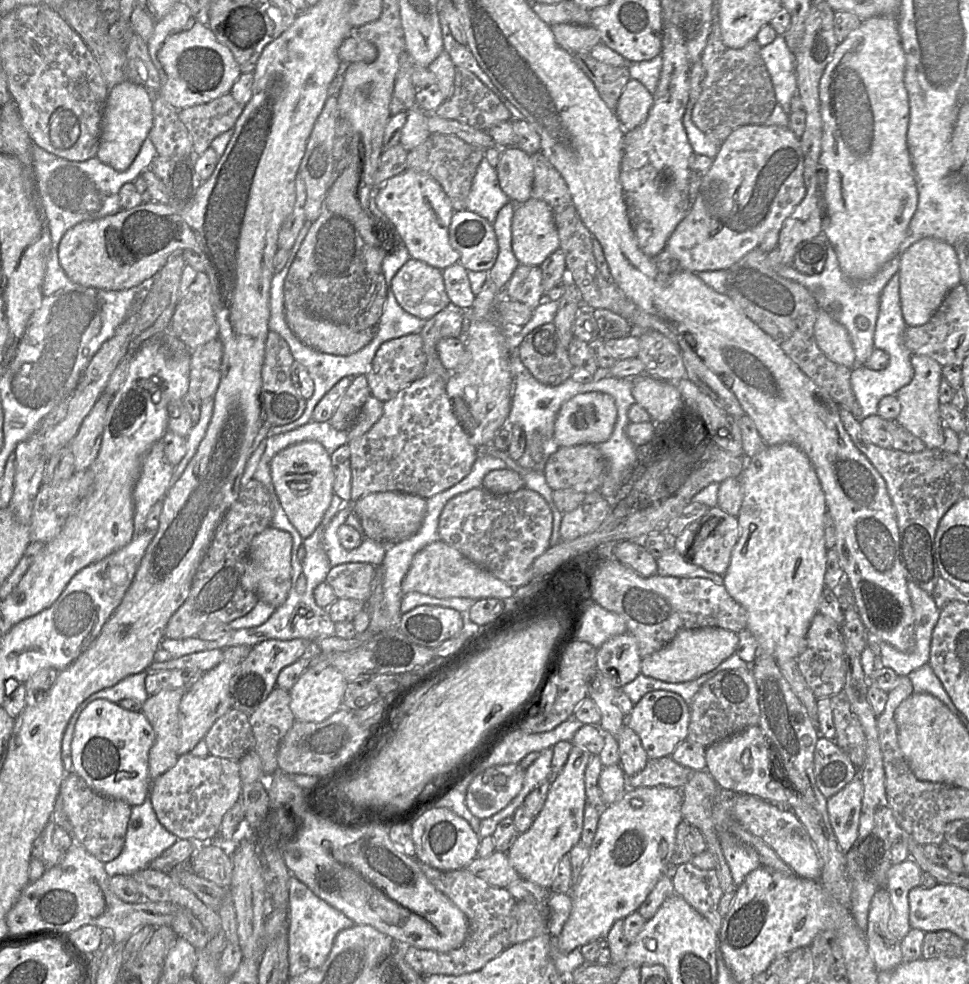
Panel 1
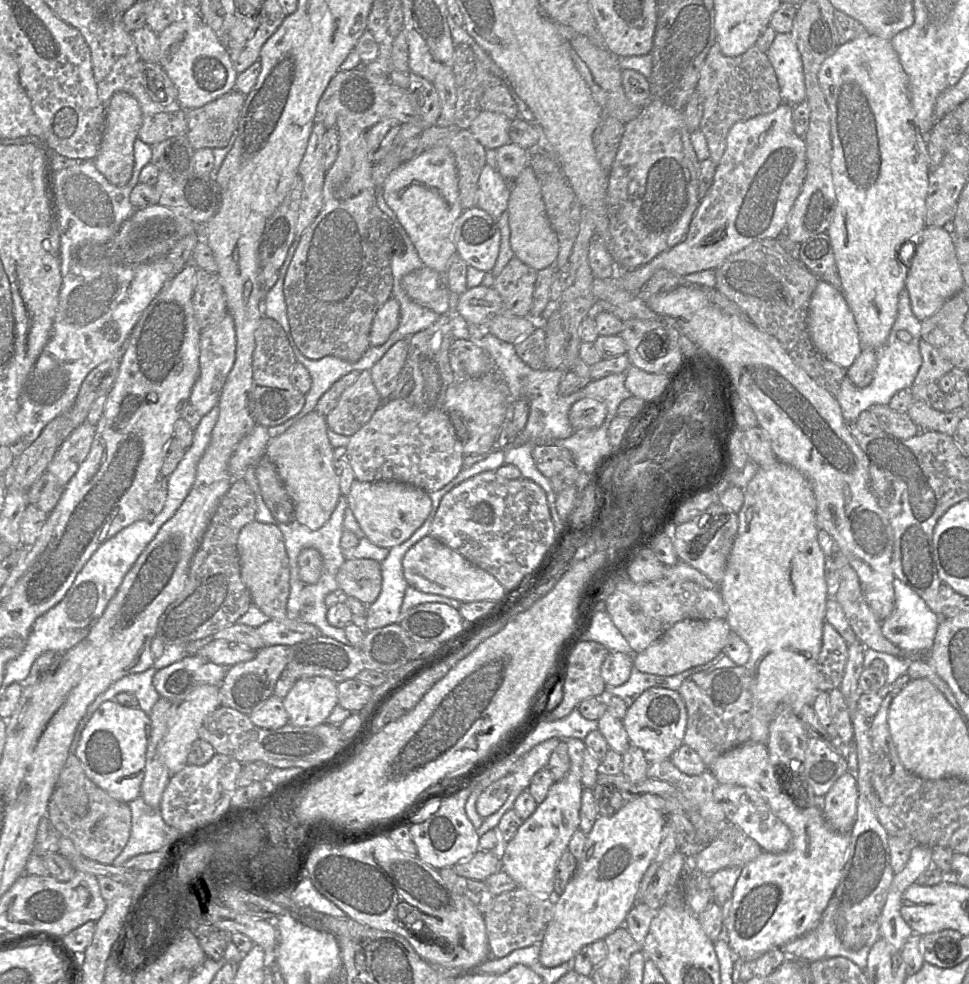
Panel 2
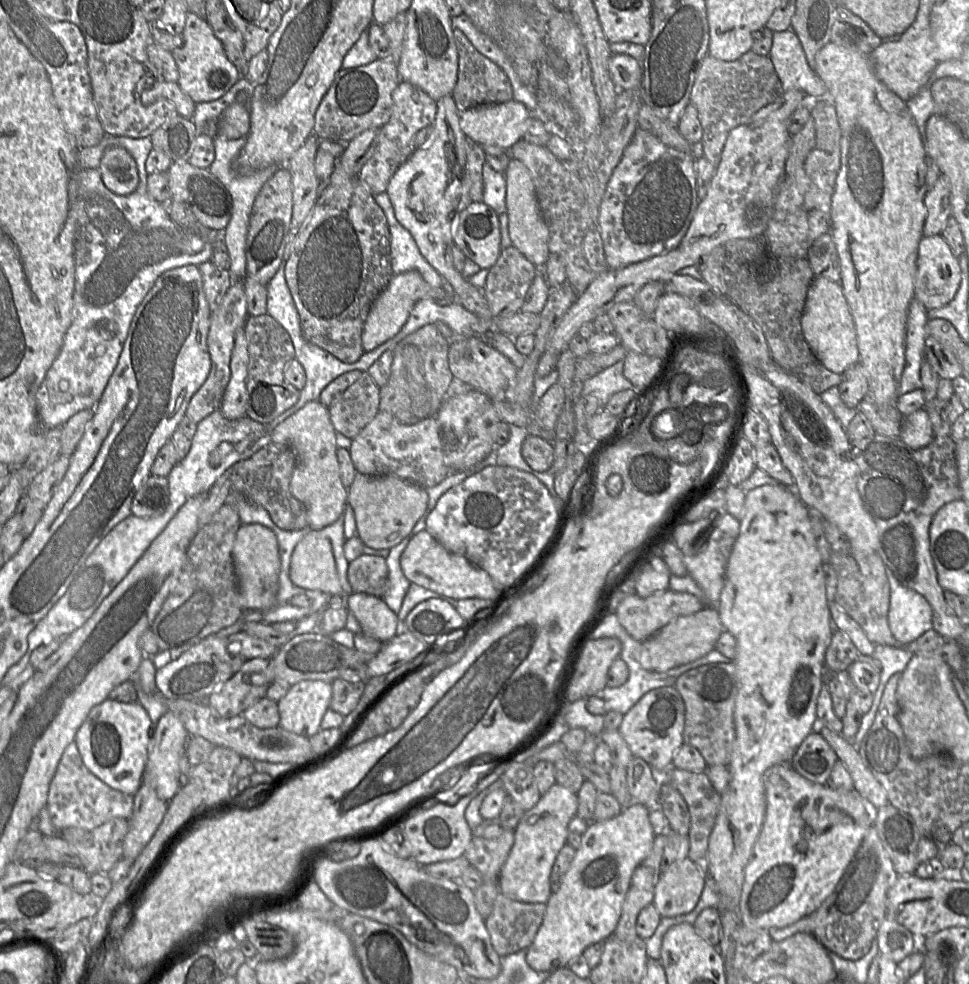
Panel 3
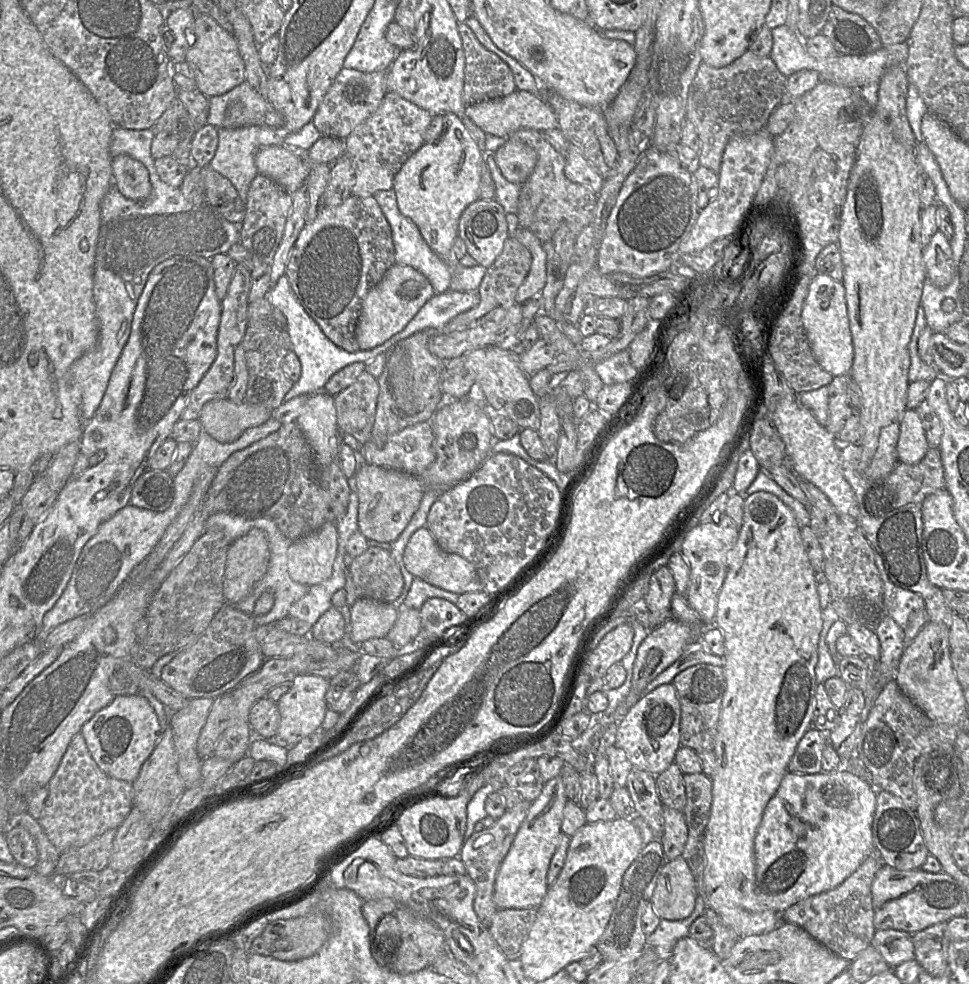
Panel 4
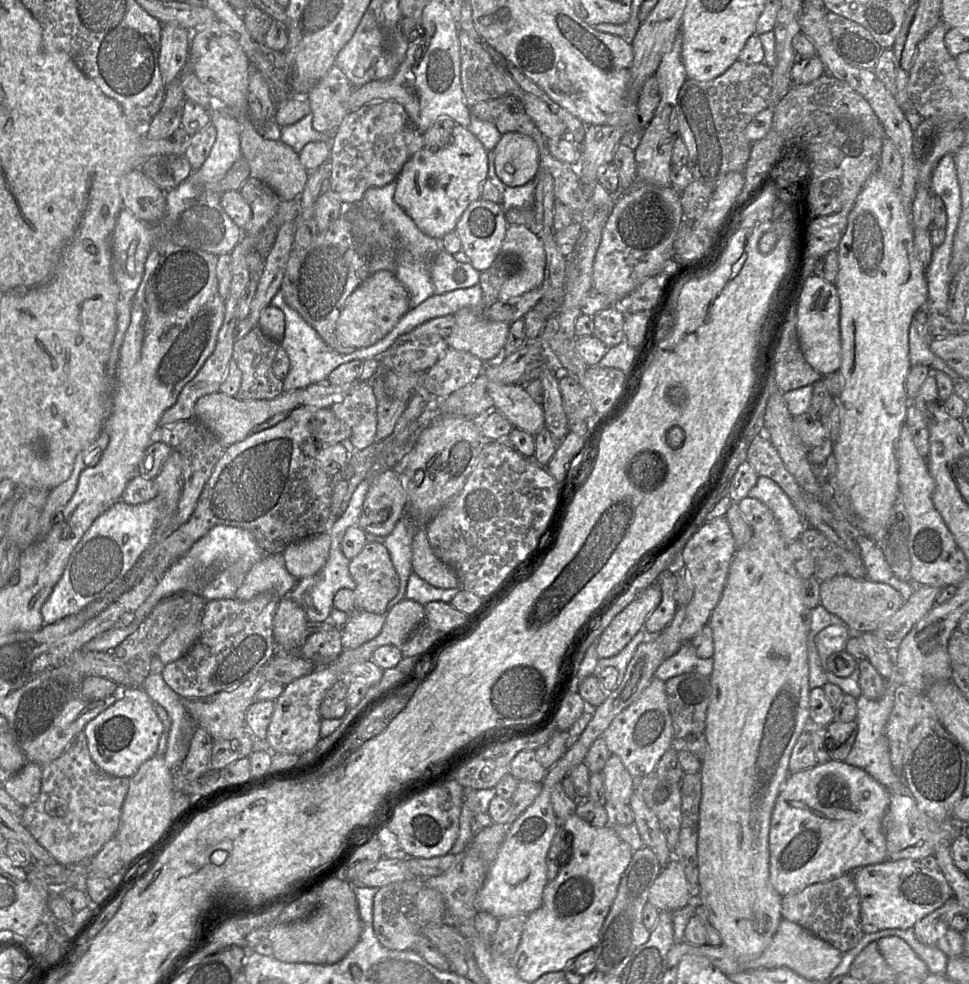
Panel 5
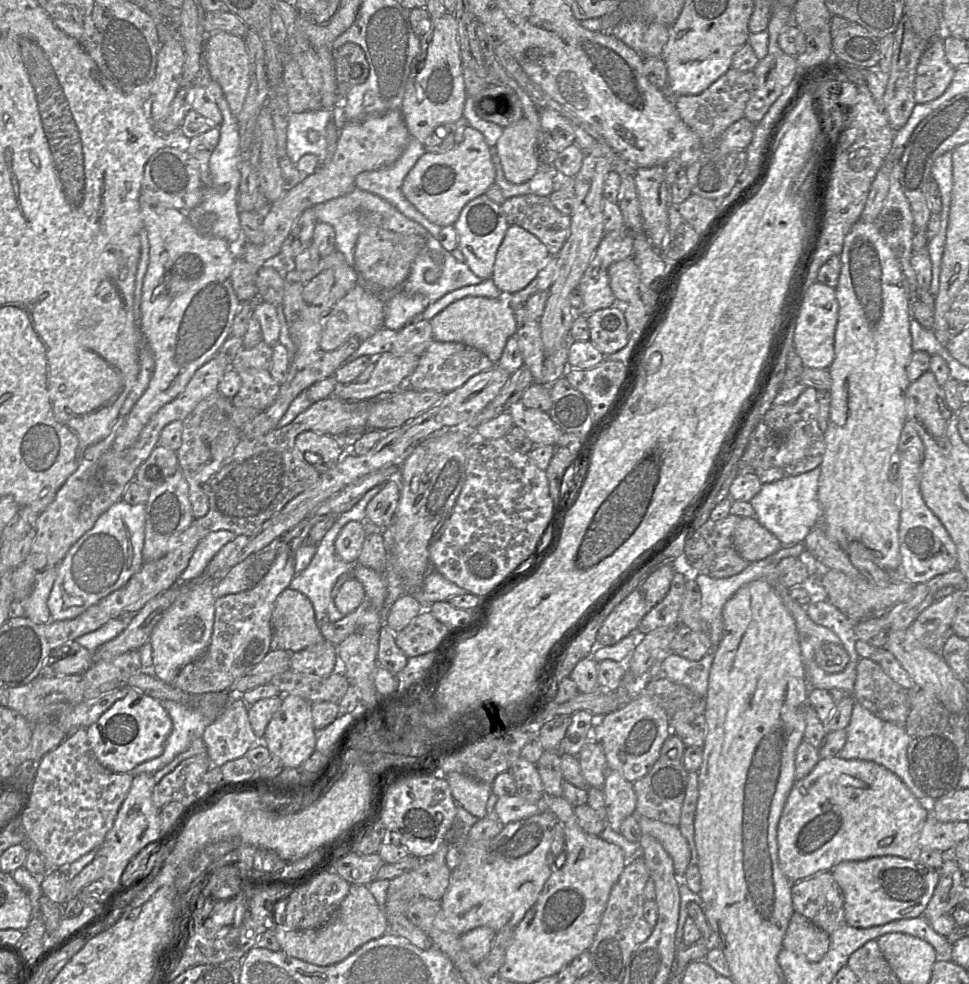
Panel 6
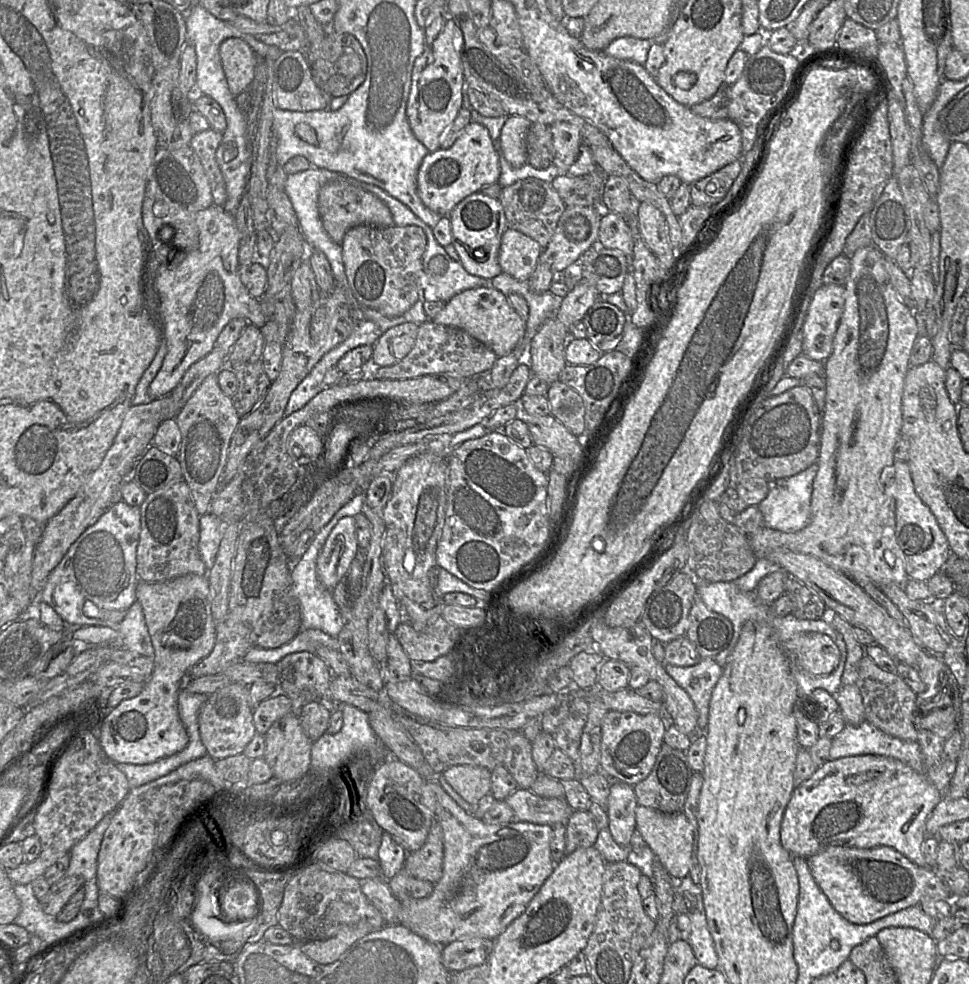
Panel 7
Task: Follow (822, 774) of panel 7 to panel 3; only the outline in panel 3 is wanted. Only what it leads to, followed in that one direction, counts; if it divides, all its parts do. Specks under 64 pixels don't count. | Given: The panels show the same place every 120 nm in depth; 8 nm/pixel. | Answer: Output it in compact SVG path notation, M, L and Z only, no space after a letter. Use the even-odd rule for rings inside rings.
M789 763L775 764L763 775L766 796L764 822L744 870L739 905L740 922L751 929L788 926L814 912L833 892L853 859L877 809L855 789L844 790L814 783L792 768Z

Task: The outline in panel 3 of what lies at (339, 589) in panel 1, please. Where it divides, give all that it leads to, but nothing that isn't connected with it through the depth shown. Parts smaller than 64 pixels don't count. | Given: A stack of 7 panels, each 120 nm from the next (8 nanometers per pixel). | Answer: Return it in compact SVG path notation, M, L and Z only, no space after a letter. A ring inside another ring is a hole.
M362 554L349 563L347 578L353 593L365 593L383 598L389 584L386 559Z

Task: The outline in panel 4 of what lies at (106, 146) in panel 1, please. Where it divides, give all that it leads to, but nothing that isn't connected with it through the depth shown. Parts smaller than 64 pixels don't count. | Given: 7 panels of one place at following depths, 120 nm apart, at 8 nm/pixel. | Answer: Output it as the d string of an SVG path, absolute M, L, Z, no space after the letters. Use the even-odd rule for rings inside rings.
M127 154L112 158L113 185L126 198L144 201L151 196L152 185L147 168Z

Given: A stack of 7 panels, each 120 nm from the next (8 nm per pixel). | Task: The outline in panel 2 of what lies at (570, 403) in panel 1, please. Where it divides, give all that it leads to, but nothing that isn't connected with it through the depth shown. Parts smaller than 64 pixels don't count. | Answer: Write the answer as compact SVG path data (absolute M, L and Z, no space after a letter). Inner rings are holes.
M583 398L575 402L569 411L569 421L575 431L599 428L607 414L603 402L594 398Z

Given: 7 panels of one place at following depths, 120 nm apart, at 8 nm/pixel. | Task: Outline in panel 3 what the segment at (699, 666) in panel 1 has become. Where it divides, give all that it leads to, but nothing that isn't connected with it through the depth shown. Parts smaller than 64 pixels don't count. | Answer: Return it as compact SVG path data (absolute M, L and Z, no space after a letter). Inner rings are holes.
M705 606L694 614L672 620L652 637L642 642L639 663L643 669L650 672L666 672L695 661L715 649L715 644L723 630L716 607Z

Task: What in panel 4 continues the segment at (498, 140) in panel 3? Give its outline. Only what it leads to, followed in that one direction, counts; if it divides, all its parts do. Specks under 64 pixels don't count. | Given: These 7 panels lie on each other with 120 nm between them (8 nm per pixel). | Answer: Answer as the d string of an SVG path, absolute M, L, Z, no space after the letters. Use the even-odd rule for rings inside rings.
M515 90L502 98L484 100L466 106L465 115L470 118L485 134L509 137L519 129L527 128L539 132L558 128L557 118L551 107L540 95L523 90Z

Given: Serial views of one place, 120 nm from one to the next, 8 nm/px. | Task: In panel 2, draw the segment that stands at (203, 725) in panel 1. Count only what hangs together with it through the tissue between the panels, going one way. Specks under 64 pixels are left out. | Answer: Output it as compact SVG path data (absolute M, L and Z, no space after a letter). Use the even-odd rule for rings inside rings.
M208 684L201 685L184 698L172 702L168 713L168 730L160 744L160 754L171 776L188 765L188 754L192 744L199 739L199 729L203 721L220 706L220 686Z

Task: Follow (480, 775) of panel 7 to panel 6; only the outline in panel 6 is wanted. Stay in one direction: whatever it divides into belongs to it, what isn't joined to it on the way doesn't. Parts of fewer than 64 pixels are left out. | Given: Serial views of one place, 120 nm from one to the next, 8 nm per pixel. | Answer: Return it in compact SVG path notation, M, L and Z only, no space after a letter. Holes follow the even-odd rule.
M451 772L445 776L455 802L473 816L487 816L487 802L492 793L492 784L481 782L470 776Z

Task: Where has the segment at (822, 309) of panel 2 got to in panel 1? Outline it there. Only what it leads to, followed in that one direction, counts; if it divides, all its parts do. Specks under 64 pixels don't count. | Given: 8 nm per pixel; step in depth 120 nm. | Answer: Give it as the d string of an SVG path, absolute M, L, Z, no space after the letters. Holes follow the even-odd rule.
M822 309L818 310L814 334L819 348L831 361L850 369L855 367L855 353L846 328Z

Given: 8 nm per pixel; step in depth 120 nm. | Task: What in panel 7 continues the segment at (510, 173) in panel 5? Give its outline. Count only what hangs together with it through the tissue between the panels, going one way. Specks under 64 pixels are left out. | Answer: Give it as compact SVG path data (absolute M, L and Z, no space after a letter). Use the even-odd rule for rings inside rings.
M511 115L502 127L501 148L505 159L514 168L527 163L526 134L531 123L523 116Z

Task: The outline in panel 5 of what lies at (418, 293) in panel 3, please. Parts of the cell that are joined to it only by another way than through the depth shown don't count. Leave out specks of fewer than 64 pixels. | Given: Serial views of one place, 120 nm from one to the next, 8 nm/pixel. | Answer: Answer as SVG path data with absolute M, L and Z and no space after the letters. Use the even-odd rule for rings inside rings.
M380 270L367 277L349 296L336 324L336 337L343 346L356 349L366 348L385 337L410 310L409 292L398 280L395 271Z

